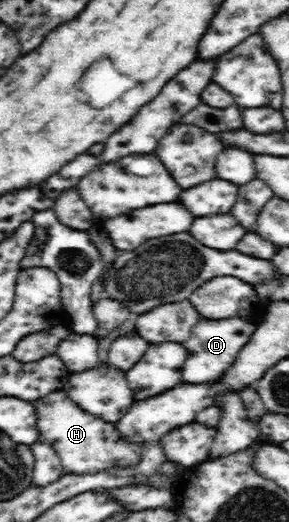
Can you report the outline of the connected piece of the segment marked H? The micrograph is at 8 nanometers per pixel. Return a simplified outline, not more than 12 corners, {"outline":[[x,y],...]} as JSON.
{"outline":[[63,392],[35,400],[41,442],[67,474],[136,467],[151,442]]}

